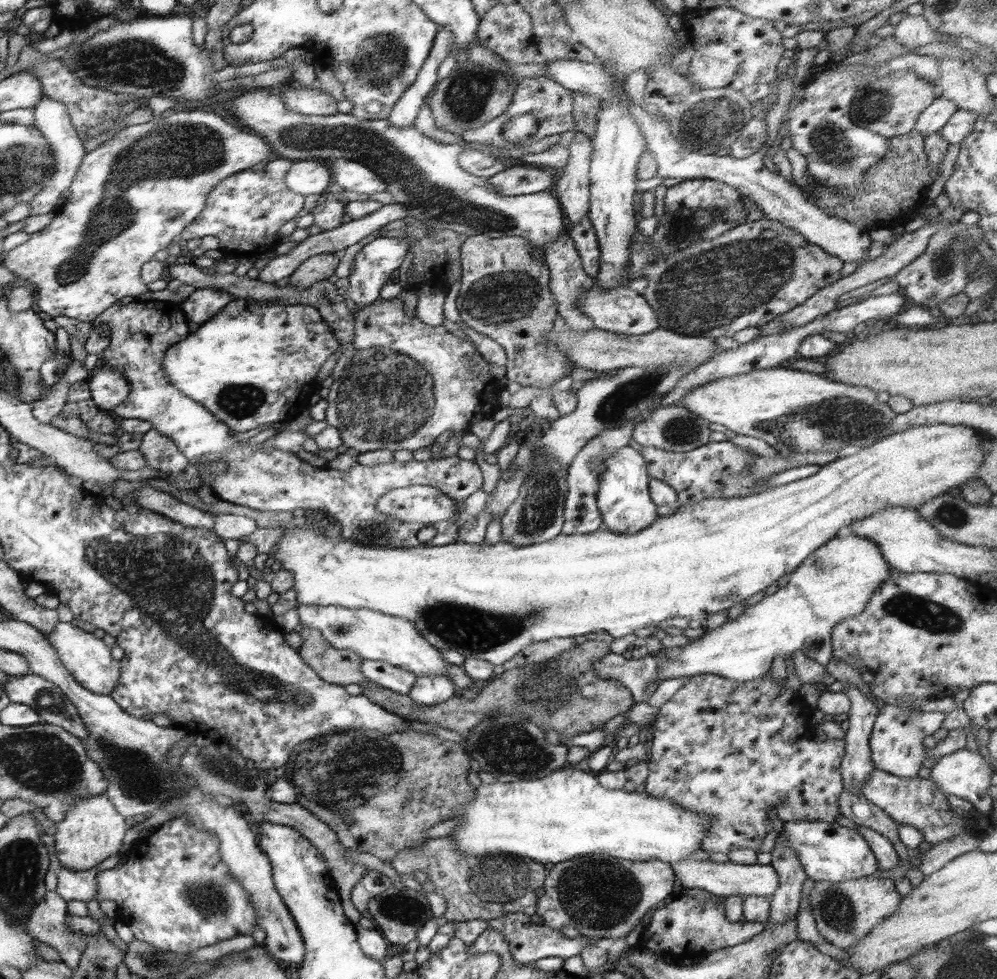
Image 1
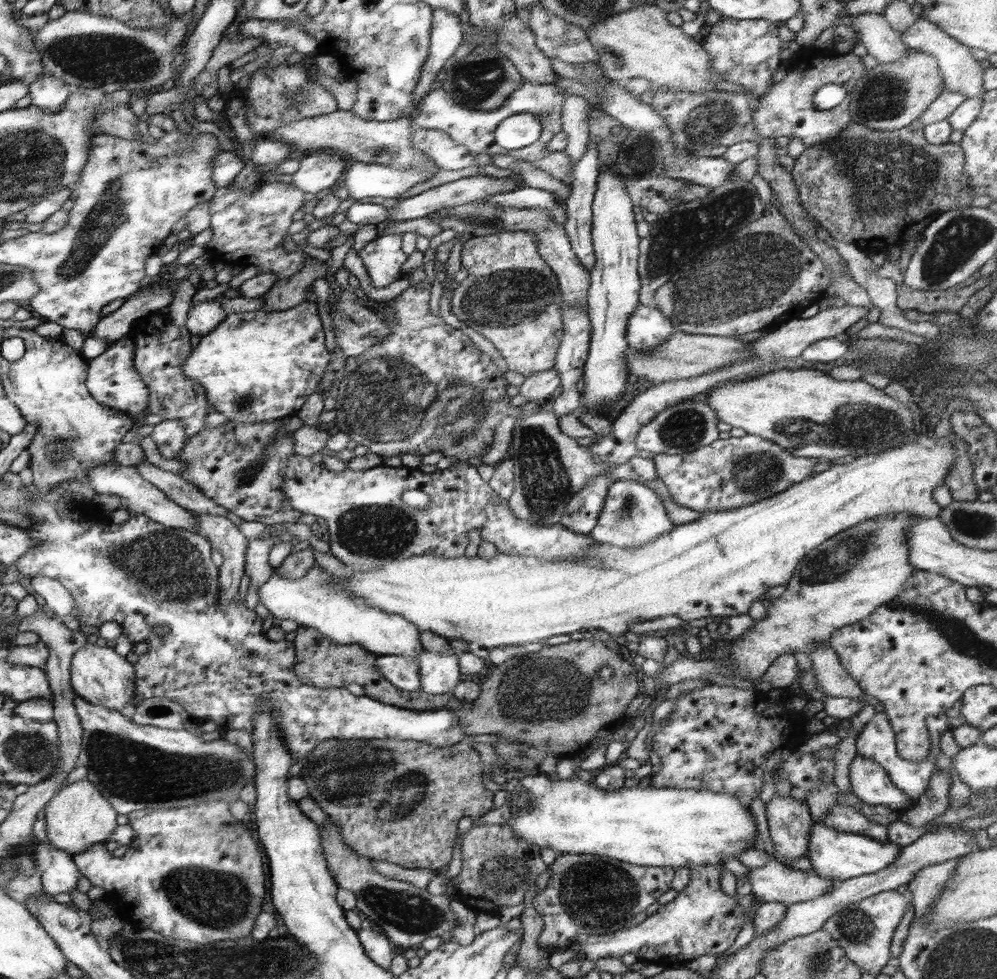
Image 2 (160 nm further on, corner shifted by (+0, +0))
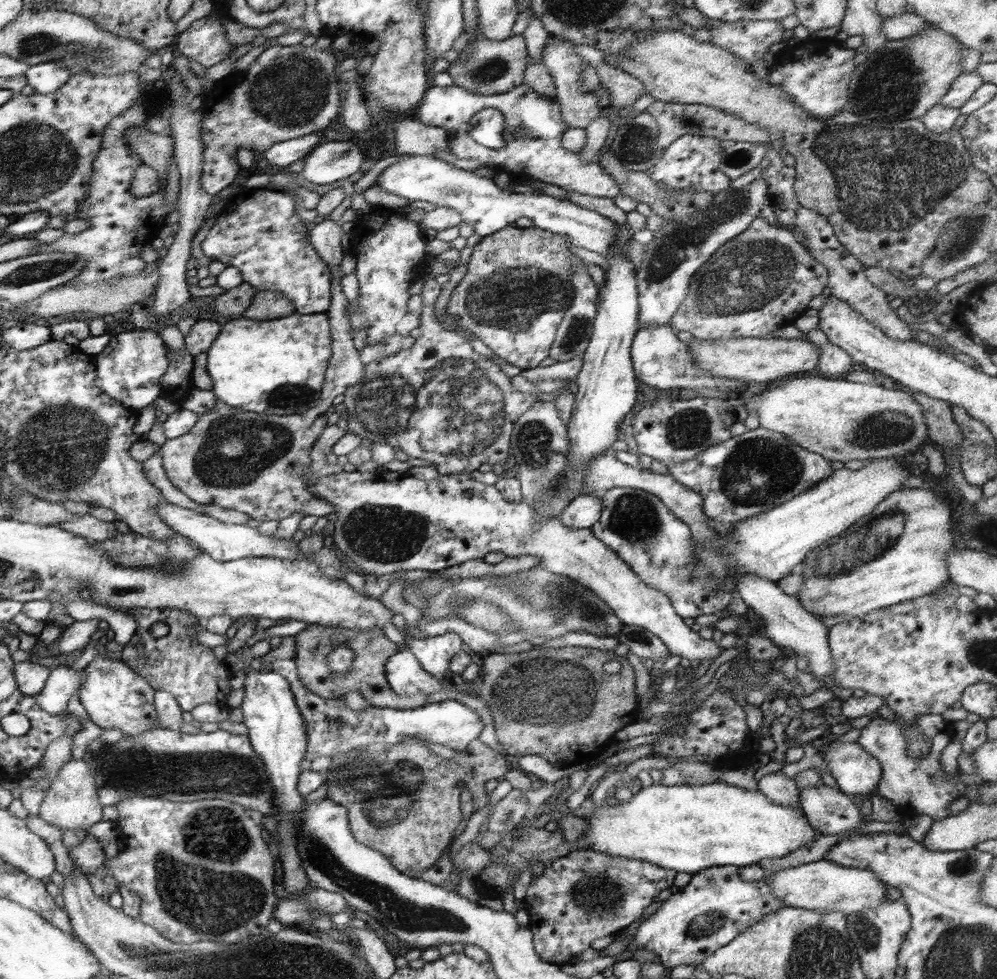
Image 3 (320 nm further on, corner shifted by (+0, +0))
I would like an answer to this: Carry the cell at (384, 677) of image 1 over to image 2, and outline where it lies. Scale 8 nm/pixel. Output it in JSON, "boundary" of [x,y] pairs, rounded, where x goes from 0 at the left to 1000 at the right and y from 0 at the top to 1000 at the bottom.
{"boundary":[[[381,670],[377,673],[377,682],[401,705],[422,704],[420,680],[411,670]]]}

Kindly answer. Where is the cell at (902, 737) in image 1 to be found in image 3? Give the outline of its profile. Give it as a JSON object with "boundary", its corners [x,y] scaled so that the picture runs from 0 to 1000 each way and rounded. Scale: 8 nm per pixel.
{"boundary":[[[931,729],[921,733],[921,748],[934,760],[926,773],[916,773],[910,767],[910,748],[907,748],[903,740],[892,737],[883,731],[875,734],[864,746],[859,759],[884,780],[885,791],[878,807],[879,812],[894,817],[900,824],[911,823],[916,832],[929,831],[935,834],[936,839],[941,839],[952,834],[951,823],[965,815],[972,803],[963,798],[963,784],[956,792],[950,792],[944,779],[944,768],[956,756],[955,741],[942,730]]]}

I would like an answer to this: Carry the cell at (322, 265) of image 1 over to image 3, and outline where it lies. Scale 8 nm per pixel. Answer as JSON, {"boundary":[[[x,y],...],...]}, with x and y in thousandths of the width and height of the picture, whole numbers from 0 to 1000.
{"boundary":[[[259,297],[252,312],[242,321],[253,327],[279,326],[295,320],[295,312],[282,298]]]}

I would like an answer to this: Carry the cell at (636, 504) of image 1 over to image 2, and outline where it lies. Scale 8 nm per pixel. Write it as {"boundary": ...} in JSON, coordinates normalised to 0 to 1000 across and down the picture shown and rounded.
{"boundary":[[[620,490],[610,499],[599,537],[592,542],[591,547],[597,554],[622,560],[640,560],[672,543],[676,538],[677,535],[670,528],[668,515],[652,497],[635,490]]]}

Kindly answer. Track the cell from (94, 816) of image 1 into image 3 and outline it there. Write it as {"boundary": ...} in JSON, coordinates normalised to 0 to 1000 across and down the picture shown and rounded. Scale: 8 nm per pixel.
{"boundary":[[[70,775],[61,784],[57,795],[51,797],[50,804],[45,808],[45,816],[38,829],[39,835],[48,842],[58,844],[62,850],[76,846],[87,850],[90,844],[102,838],[103,824],[98,818],[96,798],[92,782],[84,775]]]}

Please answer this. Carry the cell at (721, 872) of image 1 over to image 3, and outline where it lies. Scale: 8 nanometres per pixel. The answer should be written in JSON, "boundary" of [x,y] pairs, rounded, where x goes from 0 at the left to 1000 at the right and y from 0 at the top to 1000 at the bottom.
{"boundary":[[[825,877],[780,891],[770,891],[766,898],[773,905],[775,914],[787,925],[794,927],[828,933],[843,931],[849,937],[870,927],[879,927],[890,920],[891,905],[878,894],[878,891],[868,887],[848,886],[836,882],[835,878]]]}

